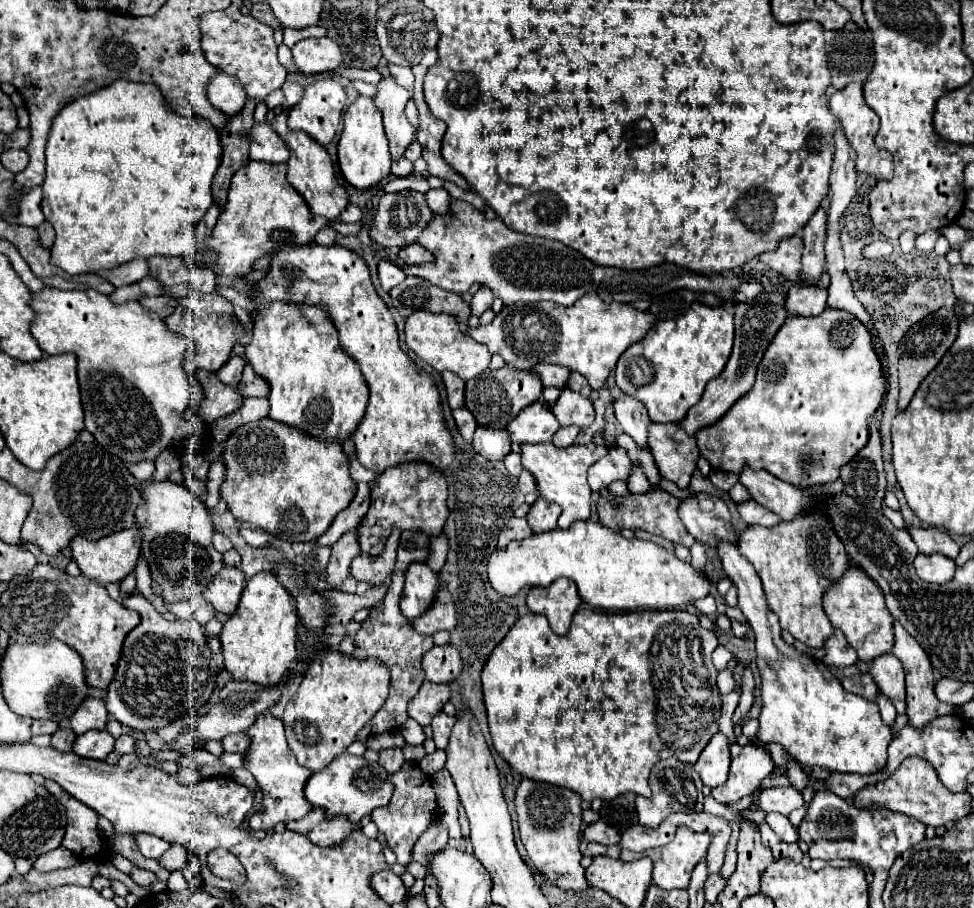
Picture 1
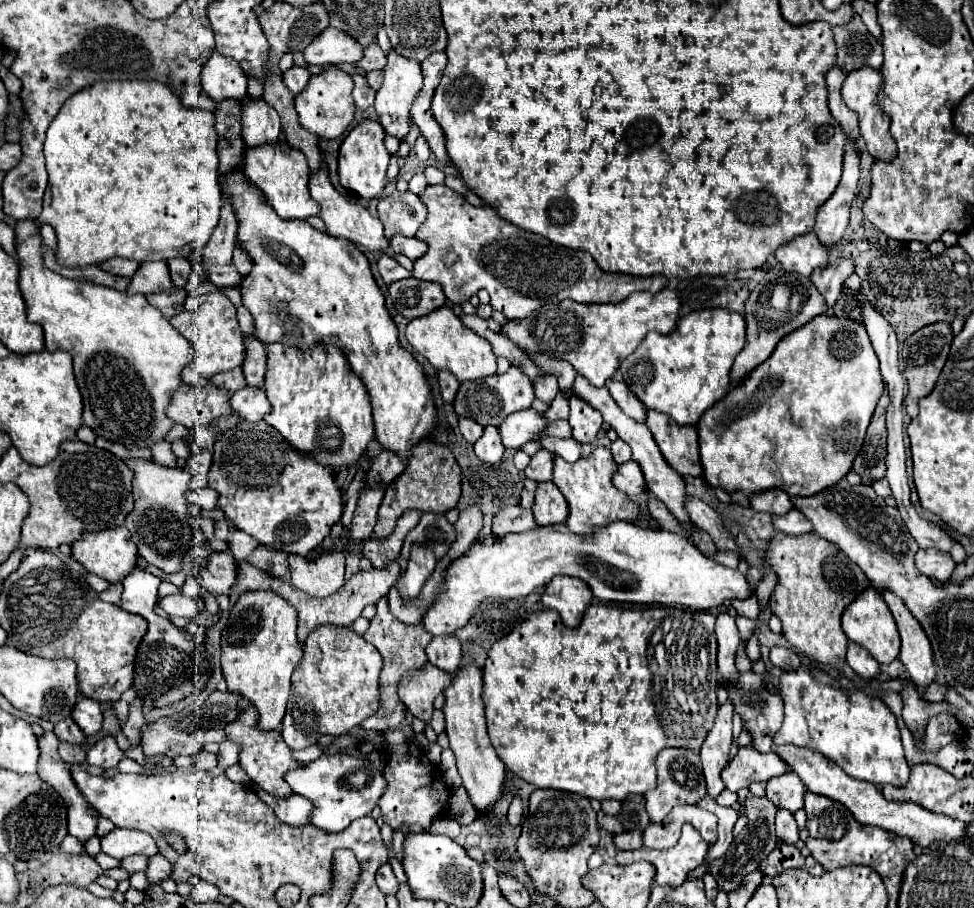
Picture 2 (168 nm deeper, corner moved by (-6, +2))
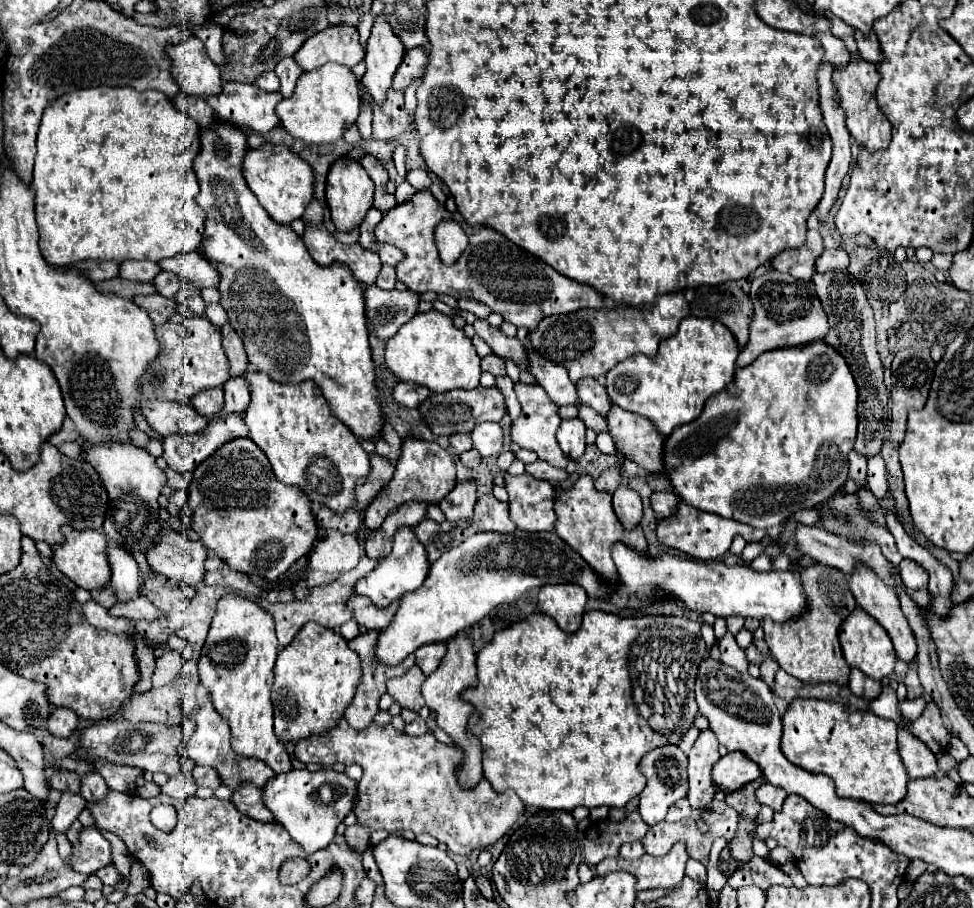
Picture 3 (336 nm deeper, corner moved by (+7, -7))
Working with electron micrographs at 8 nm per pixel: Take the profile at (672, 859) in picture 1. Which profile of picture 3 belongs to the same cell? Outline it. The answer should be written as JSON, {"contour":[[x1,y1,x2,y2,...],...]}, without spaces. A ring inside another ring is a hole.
{"contour":[[675,843,671,851,663,857,643,855,639,859,623,859,613,857,605,859,595,867,597,875,605,875,611,871,627,871,637,879,635,889,673,889,677,887,685,877,685,861,689,859,685,851,685,843]]}

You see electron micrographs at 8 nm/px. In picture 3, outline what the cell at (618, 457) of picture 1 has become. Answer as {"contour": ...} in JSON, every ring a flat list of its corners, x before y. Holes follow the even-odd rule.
{"contour":[[619,485,619,489,613,493,613,509,625,529,635,529,643,519,641,497,625,485]]}

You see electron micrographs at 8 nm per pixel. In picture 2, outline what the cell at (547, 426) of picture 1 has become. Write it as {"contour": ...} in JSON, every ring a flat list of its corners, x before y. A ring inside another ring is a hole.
{"contour":[[526,408,522,412,514,412,510,414,500,426,500,436,502,436,502,444,506,448,514,448,520,450,526,442,540,438,540,434,546,430,548,420,546,416,542,416,542,412,534,410,534,408]]}

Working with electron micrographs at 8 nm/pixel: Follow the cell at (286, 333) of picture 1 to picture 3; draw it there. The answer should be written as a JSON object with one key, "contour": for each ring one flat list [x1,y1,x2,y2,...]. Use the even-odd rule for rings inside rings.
{"contour":[[249,365,245,379,251,385,251,403,249,409,245,411,245,423,251,431,251,439,255,441,255,445,261,451,265,451,277,481,299,487,309,497,309,501,319,503,335,513,345,513,347,509,355,509,357,505,355,485,361,477,369,475,371,469,369,455,361,447,359,439,351,433,351,429,331,413,321,389,313,381,283,387,271,381,265,373,253,369,253,365]]}

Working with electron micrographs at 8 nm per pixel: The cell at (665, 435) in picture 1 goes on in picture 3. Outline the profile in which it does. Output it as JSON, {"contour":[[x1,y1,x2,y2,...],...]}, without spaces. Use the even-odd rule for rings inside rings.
{"contour":[[611,405,609,415,605,415,607,433,613,437,615,449,627,459,635,461,645,471,663,471,663,441,665,437,657,433,653,423,641,415,629,413]]}

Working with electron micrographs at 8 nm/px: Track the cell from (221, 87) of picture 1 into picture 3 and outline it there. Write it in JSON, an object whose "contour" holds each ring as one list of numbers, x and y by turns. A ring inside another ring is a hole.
{"contour":[[187,37,181,43,167,45,171,57,171,71,183,91,199,97,209,97,221,91,219,67,209,59,205,45,197,37]]}

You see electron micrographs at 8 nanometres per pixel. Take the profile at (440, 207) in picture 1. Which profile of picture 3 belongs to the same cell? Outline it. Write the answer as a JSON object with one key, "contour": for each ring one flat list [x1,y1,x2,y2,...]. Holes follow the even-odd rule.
{"contour":[[407,181,402,182,396,187,395,197,398,203,403,203,411,199,411,197,416,193,416,190]]}

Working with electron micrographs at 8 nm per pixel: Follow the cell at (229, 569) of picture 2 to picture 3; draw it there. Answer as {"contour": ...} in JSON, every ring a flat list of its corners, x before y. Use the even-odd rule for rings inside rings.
{"contour":[[163,527,161,541,157,541,157,545,147,553,147,563,153,571,165,575,171,582,197,587,205,575,203,561,207,559,207,553,201,543,189,541,183,545,183,541,179,541,181,537,182,534]]}

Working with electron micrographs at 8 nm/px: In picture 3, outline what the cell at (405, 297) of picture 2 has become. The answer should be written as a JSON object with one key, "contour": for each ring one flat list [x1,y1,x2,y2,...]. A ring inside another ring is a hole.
{"contour":[[375,285,365,287,365,317,375,337,387,343,413,315,419,295,413,291,383,291]]}

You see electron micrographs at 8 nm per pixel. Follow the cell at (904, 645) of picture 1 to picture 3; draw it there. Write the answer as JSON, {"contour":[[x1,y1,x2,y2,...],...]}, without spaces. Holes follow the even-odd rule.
{"contour":[[857,563,855,565,855,571,851,573,851,579,849,579,849,589,853,593,853,597,857,599,857,605,867,611,871,617,877,619,877,623,881,623,881,627,889,633,893,645,895,645,895,651,897,651,897,657,903,659,903,661,913,661,915,655,917,655,917,647,915,647,915,637,911,633,911,627,903,615,903,611,899,609,899,599,895,595,893,589,889,589,879,577,877,573,873,573,873,569,865,563]]}

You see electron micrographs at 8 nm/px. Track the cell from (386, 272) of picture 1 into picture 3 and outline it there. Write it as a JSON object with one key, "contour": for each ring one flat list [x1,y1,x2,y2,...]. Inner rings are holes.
{"contour":[[383,265,379,277,377,277,377,287,389,291,395,287,395,267,389,267,389,265]]}

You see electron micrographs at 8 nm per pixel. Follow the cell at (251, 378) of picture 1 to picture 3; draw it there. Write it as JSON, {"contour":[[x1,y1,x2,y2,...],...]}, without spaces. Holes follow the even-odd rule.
{"contour":[[223,325,223,327,219,327,219,331,223,335,225,355,227,355,229,363,231,363,231,377,243,375,245,369,247,369,247,355,245,355,243,343,239,341,239,335,233,331,231,325]]}

